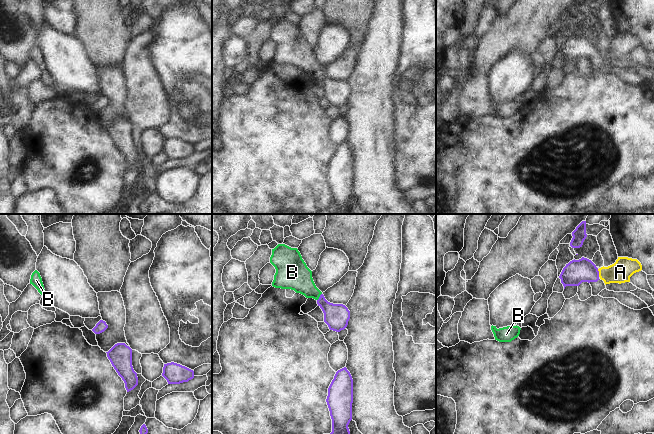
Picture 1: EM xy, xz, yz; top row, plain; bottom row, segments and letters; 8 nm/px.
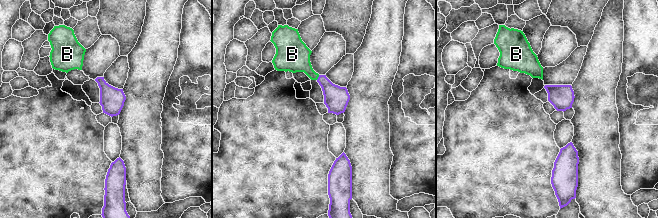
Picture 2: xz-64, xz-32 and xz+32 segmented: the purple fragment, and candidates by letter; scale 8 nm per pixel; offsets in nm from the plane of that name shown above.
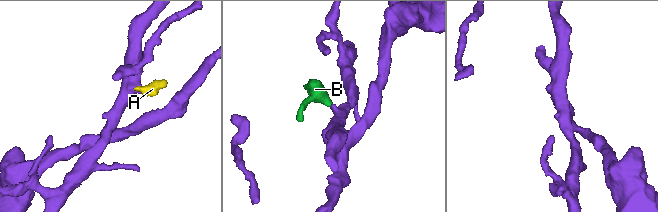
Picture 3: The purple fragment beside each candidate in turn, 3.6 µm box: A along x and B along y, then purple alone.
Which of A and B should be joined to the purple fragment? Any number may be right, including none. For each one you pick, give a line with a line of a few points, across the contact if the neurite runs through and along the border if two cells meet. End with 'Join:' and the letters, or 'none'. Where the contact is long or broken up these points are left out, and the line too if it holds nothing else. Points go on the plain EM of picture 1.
B: line xz (336, 92), (319, 73), (296, 52)
Join: B

